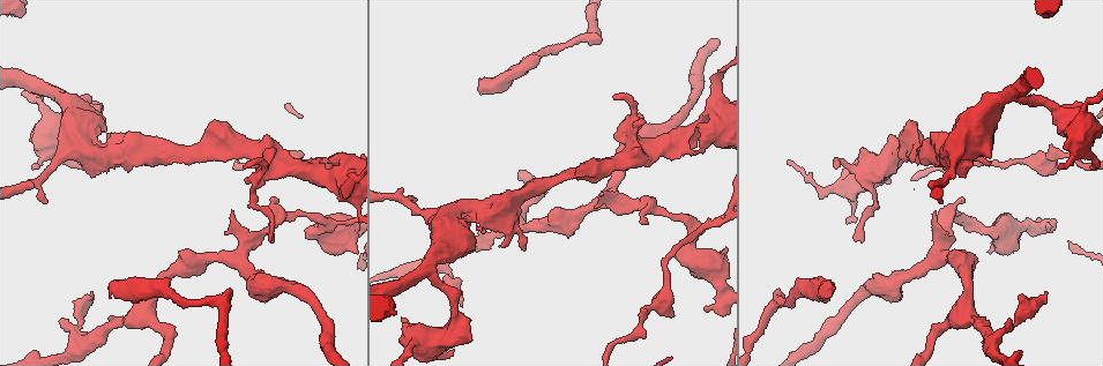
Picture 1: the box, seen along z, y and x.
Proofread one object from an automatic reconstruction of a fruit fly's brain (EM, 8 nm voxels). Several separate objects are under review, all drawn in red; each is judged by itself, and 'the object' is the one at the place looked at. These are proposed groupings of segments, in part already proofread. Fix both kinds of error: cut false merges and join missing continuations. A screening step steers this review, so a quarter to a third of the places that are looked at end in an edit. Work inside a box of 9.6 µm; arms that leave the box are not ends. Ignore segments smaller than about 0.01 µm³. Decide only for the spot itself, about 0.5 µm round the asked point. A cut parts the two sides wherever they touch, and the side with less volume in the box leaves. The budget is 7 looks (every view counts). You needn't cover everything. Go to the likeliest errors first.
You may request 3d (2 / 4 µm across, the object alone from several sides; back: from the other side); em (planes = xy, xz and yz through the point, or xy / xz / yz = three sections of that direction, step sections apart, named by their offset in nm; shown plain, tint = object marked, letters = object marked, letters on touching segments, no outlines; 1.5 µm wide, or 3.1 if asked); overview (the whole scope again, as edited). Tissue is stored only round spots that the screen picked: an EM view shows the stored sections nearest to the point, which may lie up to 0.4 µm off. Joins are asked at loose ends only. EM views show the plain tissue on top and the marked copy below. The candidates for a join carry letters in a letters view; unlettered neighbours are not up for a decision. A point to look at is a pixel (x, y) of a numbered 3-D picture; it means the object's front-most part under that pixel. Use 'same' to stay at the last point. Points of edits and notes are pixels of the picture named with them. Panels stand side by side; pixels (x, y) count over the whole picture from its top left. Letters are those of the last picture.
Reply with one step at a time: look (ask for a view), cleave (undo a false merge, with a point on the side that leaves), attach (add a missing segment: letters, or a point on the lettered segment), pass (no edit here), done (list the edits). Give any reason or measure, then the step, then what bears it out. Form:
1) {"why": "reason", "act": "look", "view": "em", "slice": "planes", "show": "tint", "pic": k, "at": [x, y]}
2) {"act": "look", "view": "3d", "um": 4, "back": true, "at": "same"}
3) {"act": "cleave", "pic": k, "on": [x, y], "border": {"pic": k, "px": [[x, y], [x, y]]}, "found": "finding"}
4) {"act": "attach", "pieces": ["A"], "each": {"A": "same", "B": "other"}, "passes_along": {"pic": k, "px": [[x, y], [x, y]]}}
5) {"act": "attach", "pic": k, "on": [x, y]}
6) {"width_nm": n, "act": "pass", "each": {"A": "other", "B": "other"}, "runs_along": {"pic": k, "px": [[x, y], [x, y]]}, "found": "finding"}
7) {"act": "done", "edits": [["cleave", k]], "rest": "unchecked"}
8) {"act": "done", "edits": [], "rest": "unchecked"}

{"why": "two arms in line, one across", "act": "look", "view": "em", "slice": "yz", "step": 4, "show": "tint", "pic": 1, "at": [341, 222]}

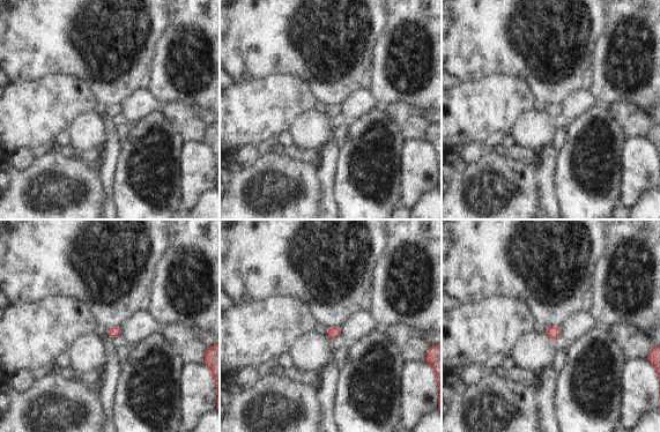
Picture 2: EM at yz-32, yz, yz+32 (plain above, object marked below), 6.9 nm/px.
{"why": "another direction", "act": "look", "view": "em", "slice": "planes", "show": "tint", "at": "same"}

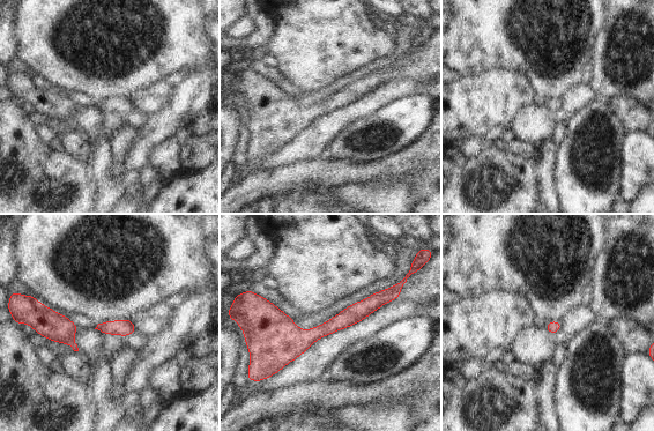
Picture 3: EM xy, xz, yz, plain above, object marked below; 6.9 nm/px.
{"act": "look", "view": "em", "slice": "planes", "show": "letters", "at": "same"}

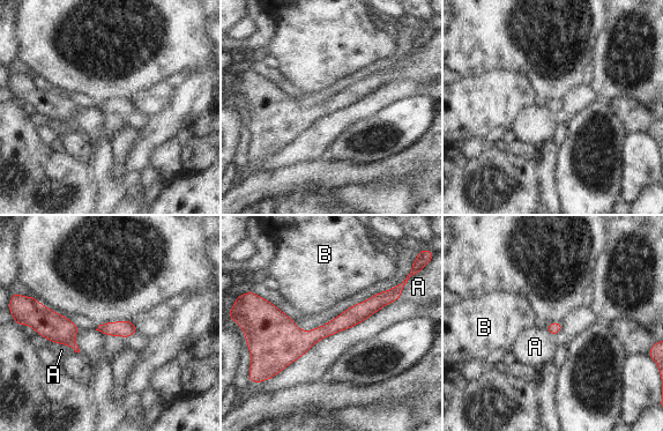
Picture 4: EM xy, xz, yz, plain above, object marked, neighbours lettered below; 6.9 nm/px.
{"act": "pass", "each": {"A": "other", "B": "other"}, "border": {"pic": 4, "px": [[51, 341], [65, 343], [75, 351]]}, "found": "one neuron here"}

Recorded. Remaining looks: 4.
{"why": "an open end", "act": "look", "view": "em", "slice": "xy", "step": 8, "show": "tint", "pic": 1, "at": [401, 341]}

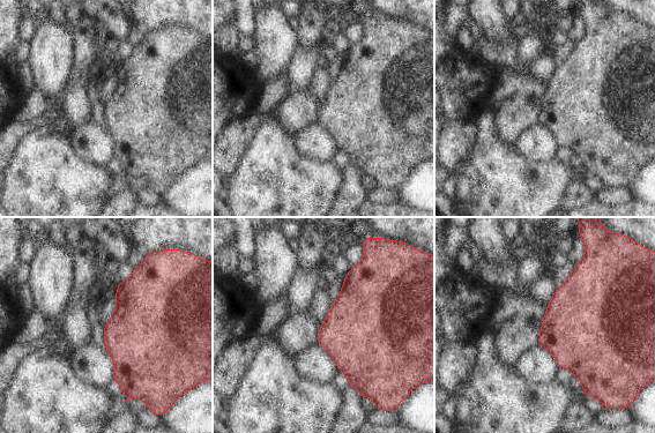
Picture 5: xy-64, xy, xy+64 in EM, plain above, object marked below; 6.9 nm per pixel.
{"why": "what lies round it", "act": "look", "view": "em", "slice": "xy", "step": 8, "show": "letters", "at": "same"}

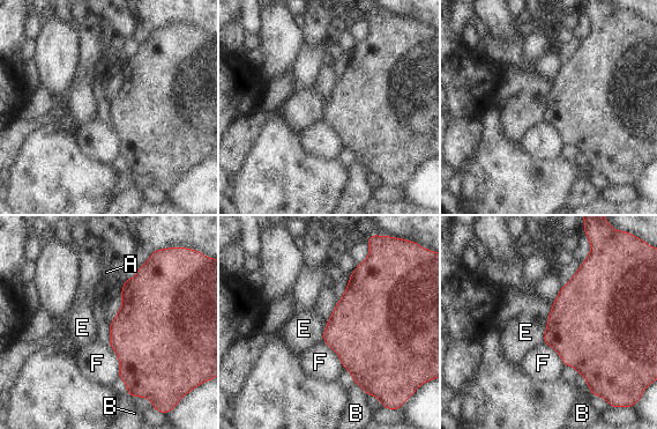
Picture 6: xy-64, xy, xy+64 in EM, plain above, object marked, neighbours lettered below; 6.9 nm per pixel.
{"act": "pass", "each": {"A": "other", "B": "other", "E": "other", "F": "other"}, "found": "no lettered segment goes on from it"}

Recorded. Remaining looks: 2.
{"why": "a narrow waist", "act": "look", "view": "em", "slice": "planes", "show": "letters", "pic": 1, "at": [563, 178]}

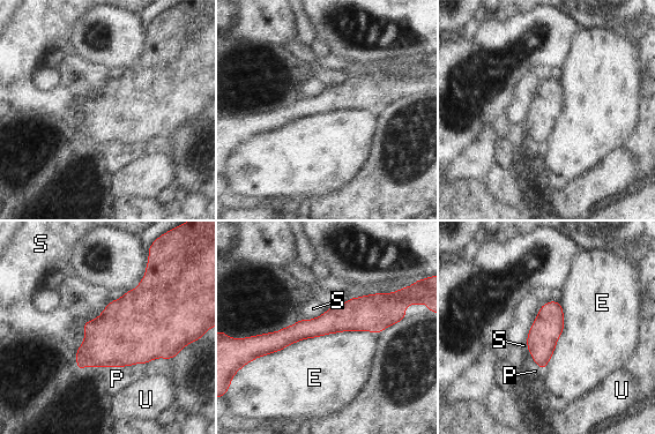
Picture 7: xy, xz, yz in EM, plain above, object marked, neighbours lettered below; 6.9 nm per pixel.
{"longest_contact_nm": ["E", 850], "act": "pass", "each": {"E": "other", "P": "other", "S": "other", "U": "other"}, "border": {"pic": 7, "px": [[378, 333], [305, 337], [255, 359]]}, "found": "continuous, no second neuron"}

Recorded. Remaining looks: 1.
{"act": "done", "edits": [], "rest": "unchecked"}

